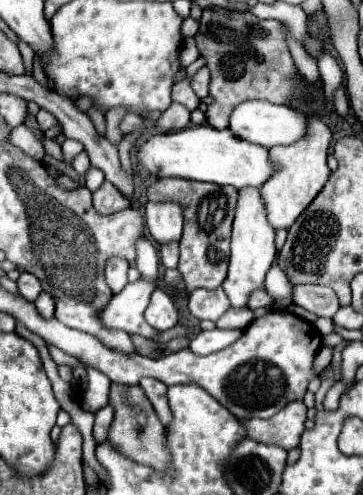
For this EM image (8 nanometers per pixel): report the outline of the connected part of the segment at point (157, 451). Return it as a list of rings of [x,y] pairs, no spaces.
[[[112,384],[110,390],[110,404],[116,410],[116,416],[112,420],[110,426],[110,434],[108,440],[120,450],[124,452],[128,458],[132,458],[134,462],[142,462],[148,466],[154,466],[158,470],[164,470],[164,466],[168,464],[168,448],[164,444],[164,426],[158,422],[158,414],[154,410],[154,406],[150,404],[148,396],[144,394],[144,390],[140,386],[118,386]]]

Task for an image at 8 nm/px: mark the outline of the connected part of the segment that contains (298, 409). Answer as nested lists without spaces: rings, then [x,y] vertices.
[[[294,400],[284,406],[276,416],[268,420],[244,420],[242,424],[248,430],[248,438],[264,444],[284,446],[286,450],[296,448],[304,432],[306,406],[302,400]]]

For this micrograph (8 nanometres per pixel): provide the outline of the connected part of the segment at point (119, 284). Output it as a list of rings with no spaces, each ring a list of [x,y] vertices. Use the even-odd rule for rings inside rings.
[[[108,258],[108,266],[106,266],[106,284],[112,288],[114,294],[118,294],[126,284],[126,272],[128,272],[130,264],[124,258]]]

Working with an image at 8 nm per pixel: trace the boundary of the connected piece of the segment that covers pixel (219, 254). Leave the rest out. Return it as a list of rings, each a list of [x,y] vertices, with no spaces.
[[[162,178],[150,184],[148,200],[176,200],[184,206],[184,234],[180,240],[178,270],[184,278],[188,292],[196,288],[216,290],[218,286],[222,286],[230,260],[230,228],[234,220],[236,198],[238,190],[234,186],[218,186],[182,178]]]

